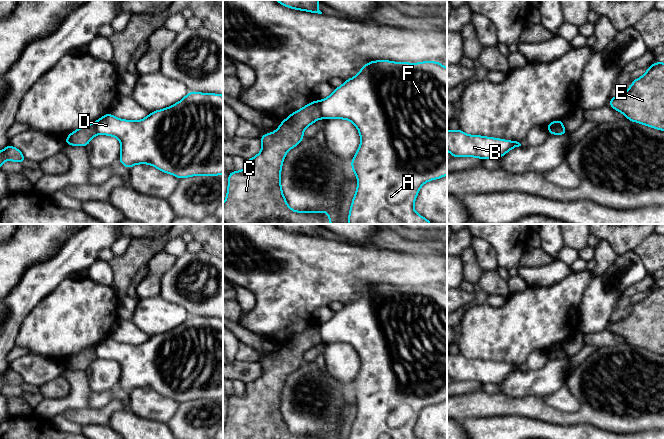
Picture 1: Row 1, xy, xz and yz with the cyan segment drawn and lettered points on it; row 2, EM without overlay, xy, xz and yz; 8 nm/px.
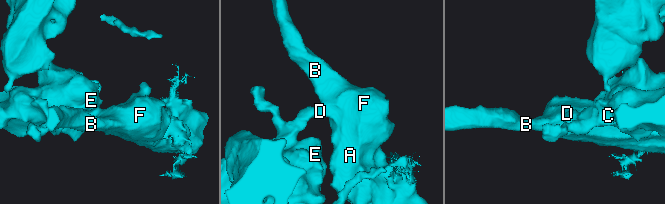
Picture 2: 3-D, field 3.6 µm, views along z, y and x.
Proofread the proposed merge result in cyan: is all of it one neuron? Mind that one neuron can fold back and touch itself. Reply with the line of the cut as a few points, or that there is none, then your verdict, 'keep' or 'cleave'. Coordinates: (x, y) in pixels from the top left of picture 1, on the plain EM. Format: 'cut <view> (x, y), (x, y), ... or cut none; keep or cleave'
cut xz (318, 325), (320, 338), (323, 341); cleave

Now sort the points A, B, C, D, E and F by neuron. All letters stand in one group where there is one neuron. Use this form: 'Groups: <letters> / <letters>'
Groups: A B D F / C E

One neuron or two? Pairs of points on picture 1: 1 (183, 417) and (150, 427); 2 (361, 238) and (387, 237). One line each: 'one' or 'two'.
1: two
2: two

